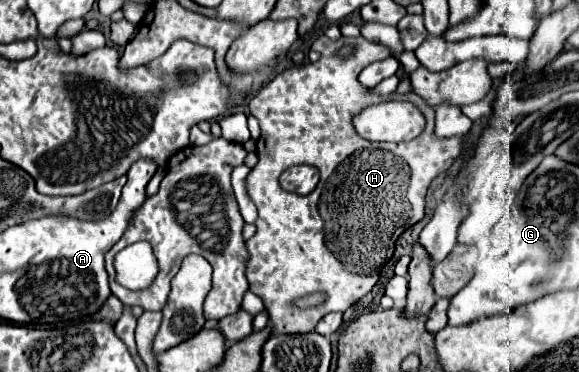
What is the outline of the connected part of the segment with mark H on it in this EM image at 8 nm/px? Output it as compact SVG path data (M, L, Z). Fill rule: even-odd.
M318 36L312 44L316 52L320 52L318 62L300 64L286 68L278 76L274 76L252 100L250 112L260 120L262 136L256 144L258 164L250 170L246 178L246 190L252 202L258 208L256 234L246 240L246 250L250 254L246 262L246 278L250 290L262 298L264 308L270 316L272 332L276 334L300 334L312 332L320 318L330 312L344 312L362 296L366 296L374 284L378 282L382 266L392 258L394 244L398 236L424 218L426 210L426 192L432 180L446 172L452 162L462 152L462 136L456 138L436 138L434 136L434 108L428 106L418 94L374 94L370 88L358 82L358 74L370 64L392 56L392 52L376 42L358 38L330 40L328 36ZM344 44L354 44L358 48L350 58L338 58L336 52ZM400 98L418 104L418 108L426 116L426 130L418 136L418 140L404 144L384 144L384 142L368 142L360 138L352 128L352 114L358 114L362 108L378 104L382 100ZM296 164L310 164L320 170L320 182L310 194L294 194L286 192L280 186L280 174ZM308 294L324 294L326 300L312 308L298 308L296 300Z

